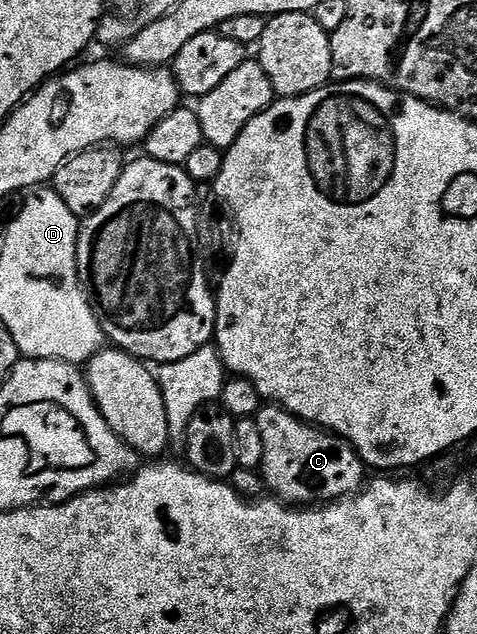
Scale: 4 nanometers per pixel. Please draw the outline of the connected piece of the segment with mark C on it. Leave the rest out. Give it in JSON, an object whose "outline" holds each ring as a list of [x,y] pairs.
{"outline":[[[265,405],[254,418],[265,445],[261,474],[274,494],[288,505],[326,505],[354,496],[364,486],[365,464],[345,439],[305,423],[283,407]]]}

